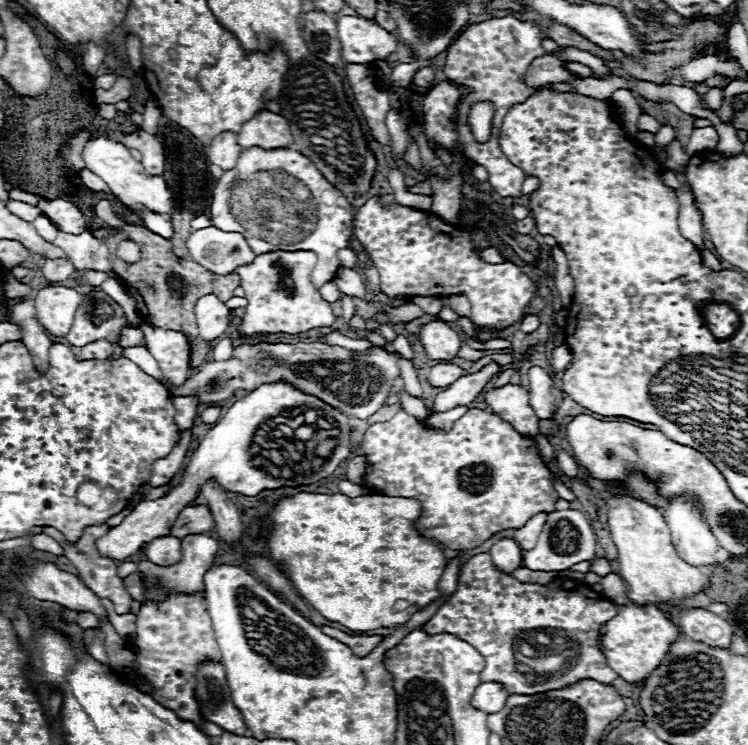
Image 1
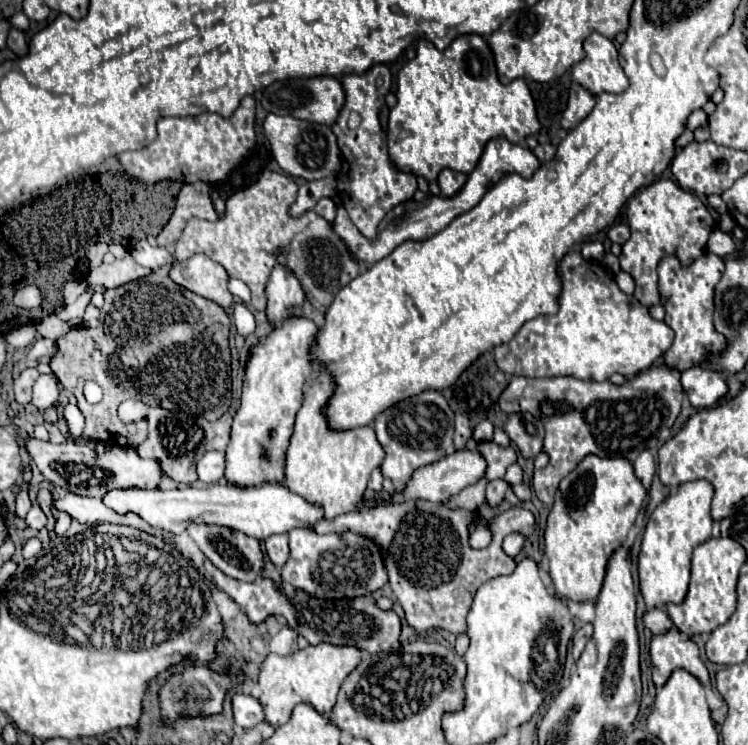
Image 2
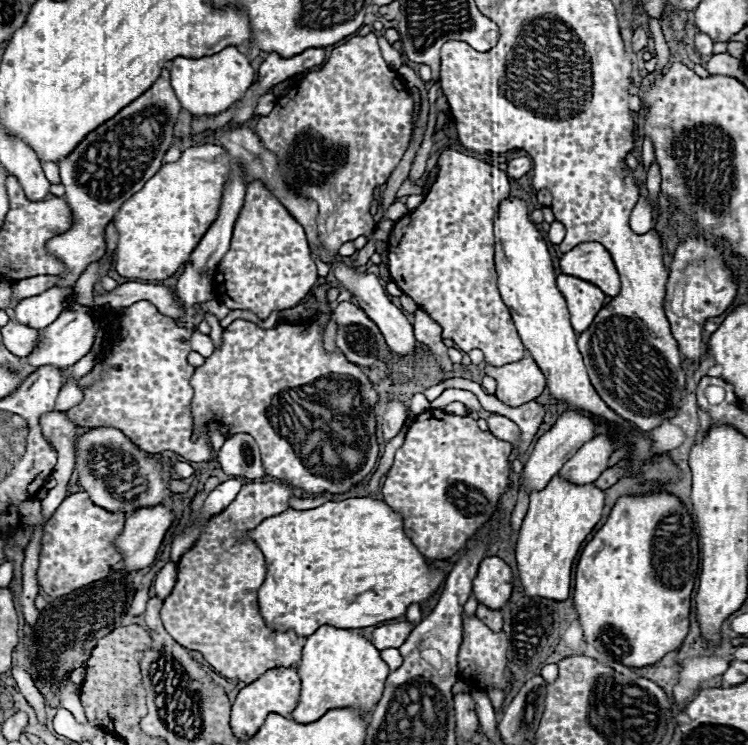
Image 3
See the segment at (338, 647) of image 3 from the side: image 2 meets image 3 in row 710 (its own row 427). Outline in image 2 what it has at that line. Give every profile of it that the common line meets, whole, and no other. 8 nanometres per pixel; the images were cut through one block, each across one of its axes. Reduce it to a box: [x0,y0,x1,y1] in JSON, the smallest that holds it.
[286,368,384,520]

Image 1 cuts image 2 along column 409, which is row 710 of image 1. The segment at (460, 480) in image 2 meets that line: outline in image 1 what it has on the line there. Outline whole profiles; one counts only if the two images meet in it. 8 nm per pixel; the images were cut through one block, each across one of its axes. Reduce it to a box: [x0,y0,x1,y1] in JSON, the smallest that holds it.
[472,682,510,714]

